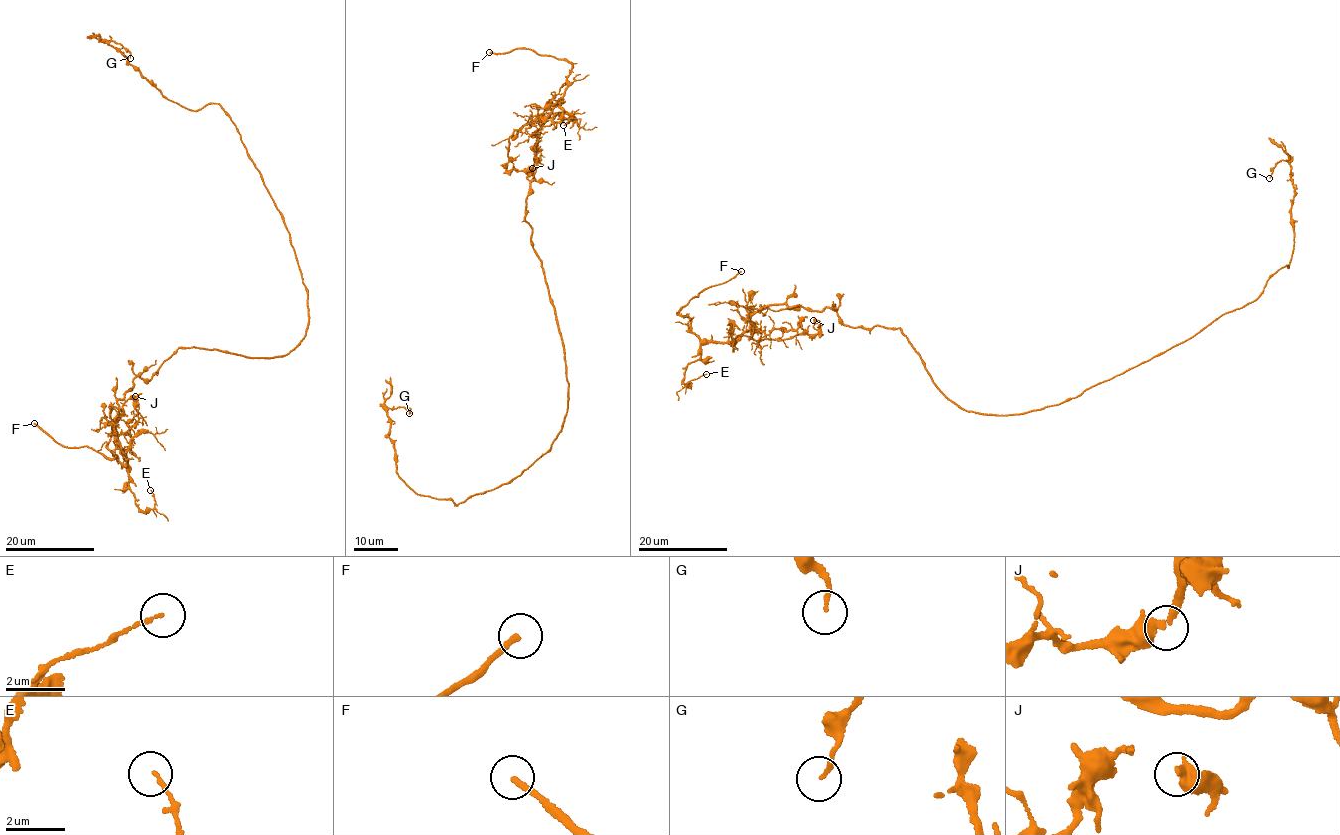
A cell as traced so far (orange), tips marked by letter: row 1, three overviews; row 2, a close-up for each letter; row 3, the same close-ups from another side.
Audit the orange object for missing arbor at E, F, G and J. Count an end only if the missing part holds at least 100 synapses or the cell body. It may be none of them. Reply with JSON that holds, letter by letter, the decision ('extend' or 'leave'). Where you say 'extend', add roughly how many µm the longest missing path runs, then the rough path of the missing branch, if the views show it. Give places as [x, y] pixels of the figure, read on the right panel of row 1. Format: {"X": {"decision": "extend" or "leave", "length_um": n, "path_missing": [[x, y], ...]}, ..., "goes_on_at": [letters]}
{"E": {"decision": "leave"}, "F": {"decision": "extend", "length_um": 15, "path_missing": [[741, 271], [759, 265], [766, 270]]}, "G": {"decision": "leave"}, "J": {"decision": "leave"}, "goes_on_at": ["F"]}

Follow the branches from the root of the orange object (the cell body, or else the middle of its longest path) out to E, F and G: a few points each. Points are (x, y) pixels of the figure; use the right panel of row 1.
E: (973, 412), (899, 329), (846, 325), (826, 307), (764, 306), (740, 337), (701, 346), (684, 383), (706, 374)
F: (973, 412), (899, 329), (846, 325), (832, 308), (769, 304), (740, 337), (700, 339), (678, 311), (741, 271)
G: (973, 412), (1059, 405), (1257, 298), (1290, 266), (1295, 243), (1288, 161), (1269, 178)

